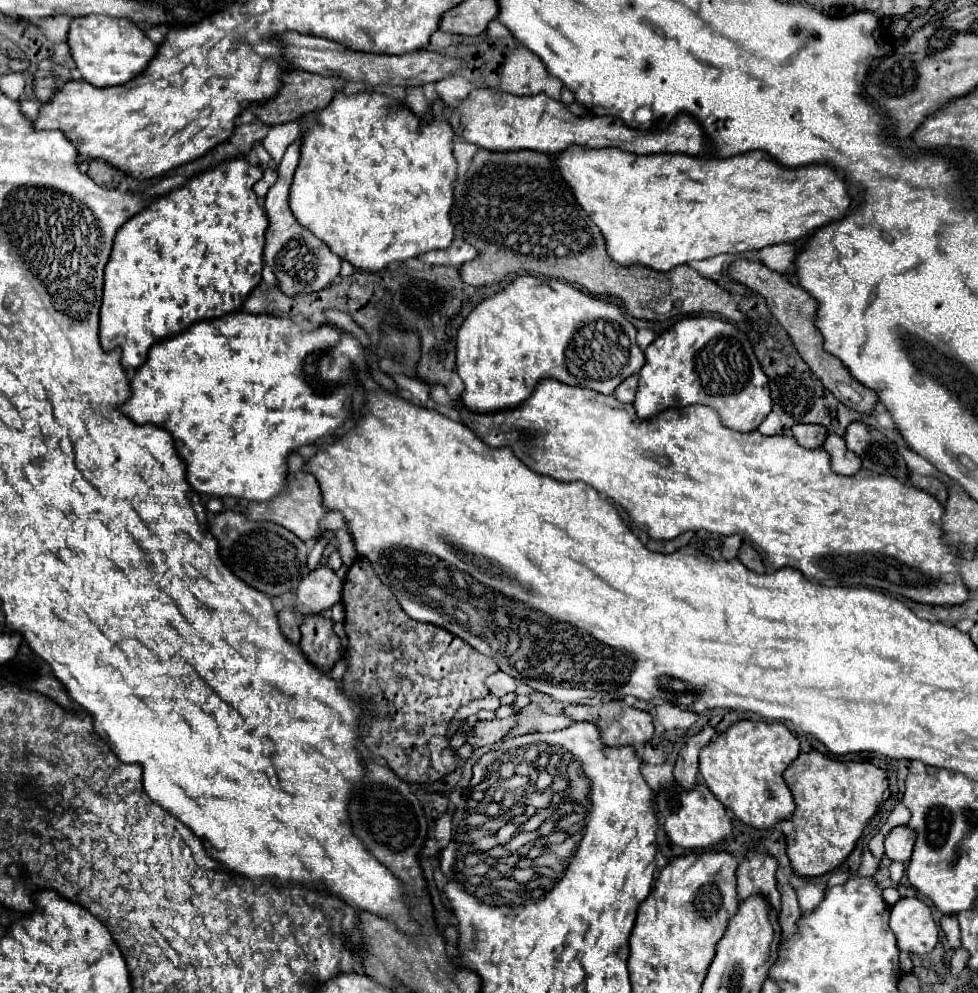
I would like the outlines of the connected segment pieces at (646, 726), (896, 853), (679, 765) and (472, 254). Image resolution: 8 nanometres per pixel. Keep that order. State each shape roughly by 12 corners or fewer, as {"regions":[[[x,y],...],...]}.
{"regions":[[[622,700],[568,706],[588,720],[608,746],[646,746],[654,738],[648,712]],[[896,826],[884,840],[886,858],[906,864],[916,834]],[[708,726],[678,754],[674,778],[684,790],[698,782],[698,754],[716,736]],[[456,238],[450,248],[418,256],[426,264],[462,268],[478,250]]]}

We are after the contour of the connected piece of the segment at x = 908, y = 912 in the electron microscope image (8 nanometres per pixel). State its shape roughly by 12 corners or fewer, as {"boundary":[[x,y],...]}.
{"boundary":[[918,898],[890,908],[898,948],[928,954],[938,942],[930,908]]}

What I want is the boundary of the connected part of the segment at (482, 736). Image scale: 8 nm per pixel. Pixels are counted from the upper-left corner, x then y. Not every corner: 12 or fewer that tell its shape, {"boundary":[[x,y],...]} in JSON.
{"boundary":[[518,716],[478,722],[468,744],[474,748],[498,744]]}

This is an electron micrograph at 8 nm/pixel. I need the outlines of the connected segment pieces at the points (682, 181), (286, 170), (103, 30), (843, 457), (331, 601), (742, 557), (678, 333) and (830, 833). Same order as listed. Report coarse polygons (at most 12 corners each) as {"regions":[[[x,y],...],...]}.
{"regions":[[[554,154],[620,266],[670,272],[844,218],[834,168]],[[302,140],[266,194],[264,260],[280,288],[316,292],[340,258],[294,218],[288,196]],[[74,18],[68,44],[84,80],[132,82],[158,46],[128,18]],[[838,434],[826,438],[824,450],[836,474],[852,476],[862,460]],[[320,566],[300,580],[296,608],[318,614],[342,600],[342,580]],[[744,544],[738,560],[752,572],[764,572],[760,554]],[[684,318],[646,348],[636,414],[704,404],[736,432],[772,410],[734,324]],[[800,754],[794,874],[832,872],[878,812],[886,772]]]}

